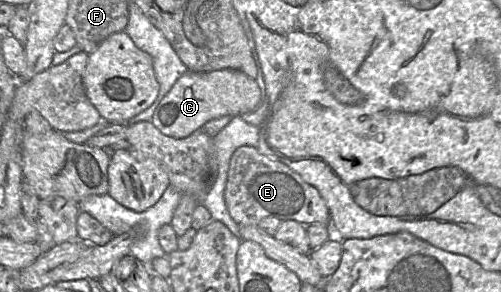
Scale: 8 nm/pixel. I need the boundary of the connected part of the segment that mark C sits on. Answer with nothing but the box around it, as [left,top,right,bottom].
[152,69,261,138]

